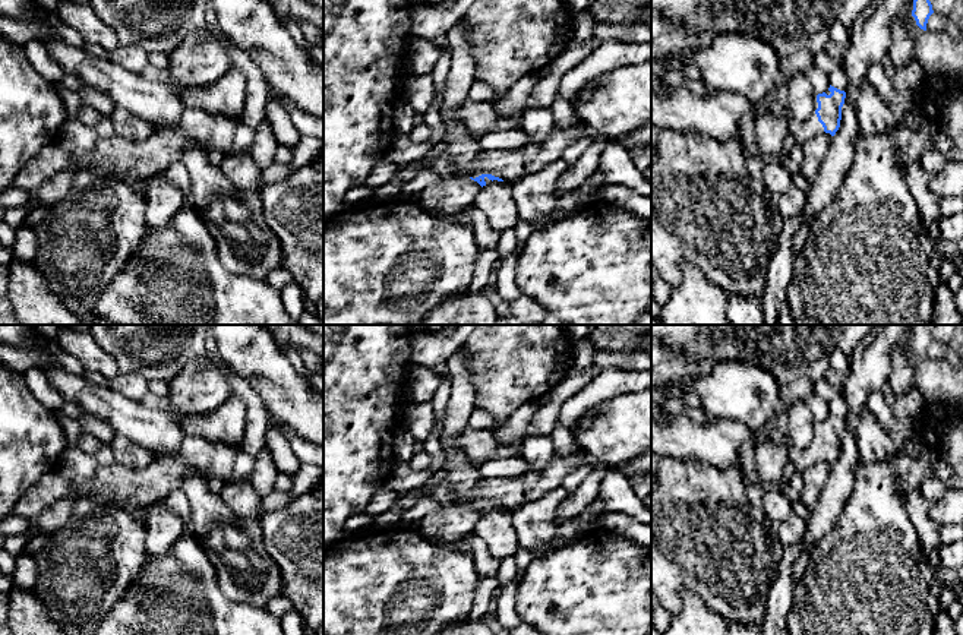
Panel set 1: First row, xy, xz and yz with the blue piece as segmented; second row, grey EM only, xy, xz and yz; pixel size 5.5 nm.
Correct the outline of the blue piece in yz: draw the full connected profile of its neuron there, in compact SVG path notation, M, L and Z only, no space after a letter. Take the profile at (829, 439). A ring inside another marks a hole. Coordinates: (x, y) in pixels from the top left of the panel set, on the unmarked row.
M830 413L827 420L815 421L814 439L803 449L796 449L787 435L774 430L764 442L782 446L787 454L787 461L792 462L798 473L817 462L827 462L830 467L840 455L842 435L844 432L846 420Z

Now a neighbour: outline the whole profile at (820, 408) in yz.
M809 395L801 398L812 411L817 421L827 420L830 416L828 402L821 399L818 395Z

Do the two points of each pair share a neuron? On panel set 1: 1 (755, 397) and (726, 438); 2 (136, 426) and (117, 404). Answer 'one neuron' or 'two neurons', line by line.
1: two neurons
2: one neuron

